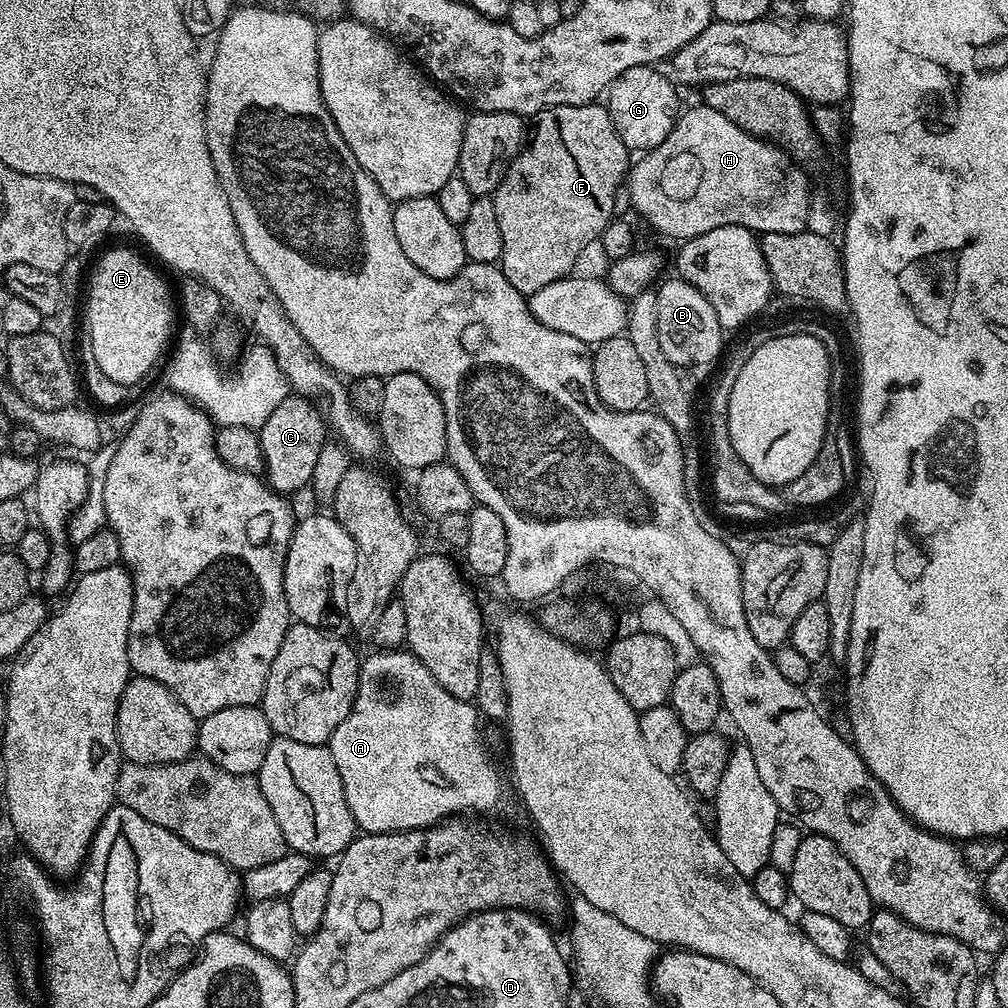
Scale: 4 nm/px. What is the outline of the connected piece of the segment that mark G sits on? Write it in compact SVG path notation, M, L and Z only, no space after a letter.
M653 65L631 67L616 79L606 94L606 107L615 132L629 151L645 152L660 145L676 123L680 113L675 83Z

